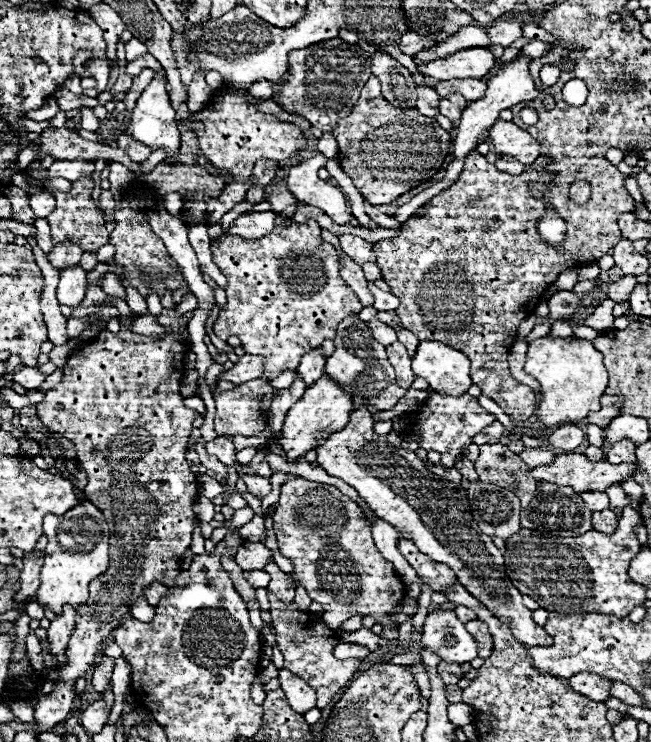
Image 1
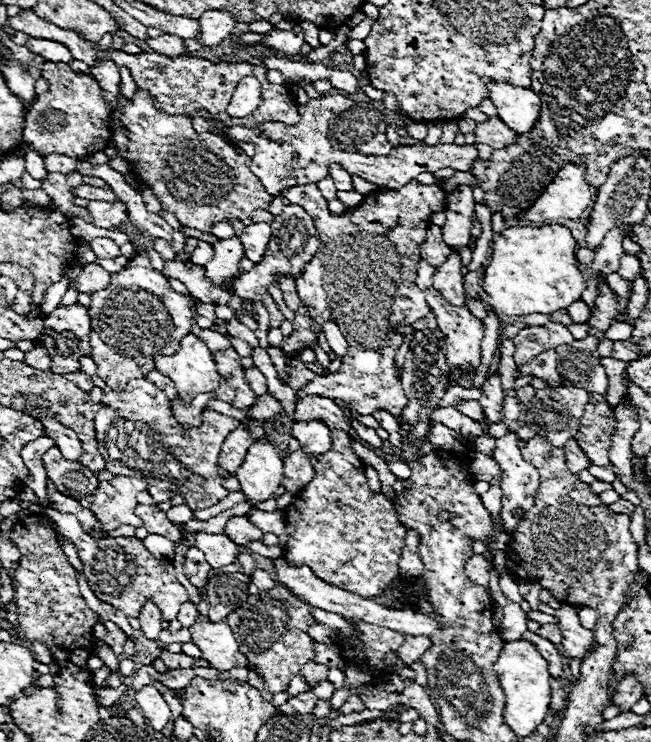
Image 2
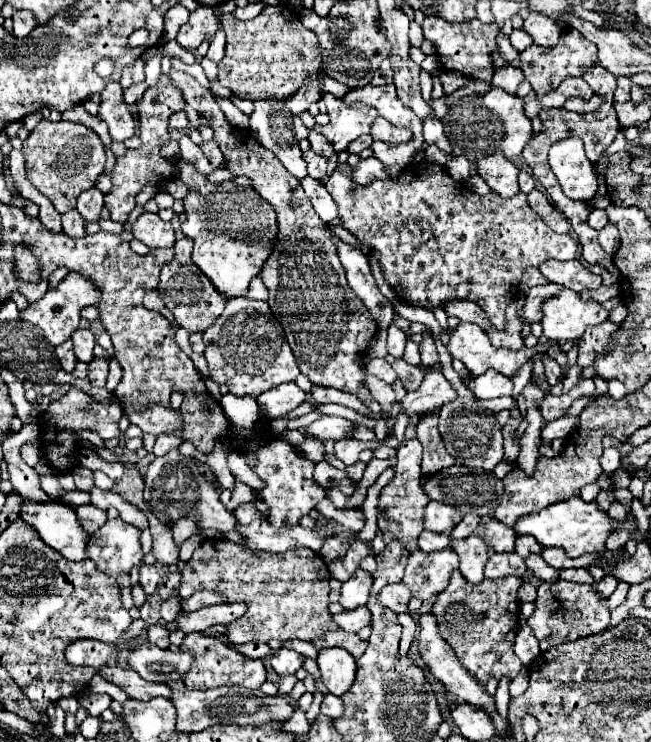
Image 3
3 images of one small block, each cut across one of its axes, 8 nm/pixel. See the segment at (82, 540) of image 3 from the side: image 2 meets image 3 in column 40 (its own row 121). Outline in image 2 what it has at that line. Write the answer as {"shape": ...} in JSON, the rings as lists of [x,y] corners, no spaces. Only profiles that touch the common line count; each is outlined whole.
{"shape":[[[492,80],[490,100],[498,108],[498,118],[514,132],[530,132],[540,118],[540,98],[530,88],[518,88]]]}

